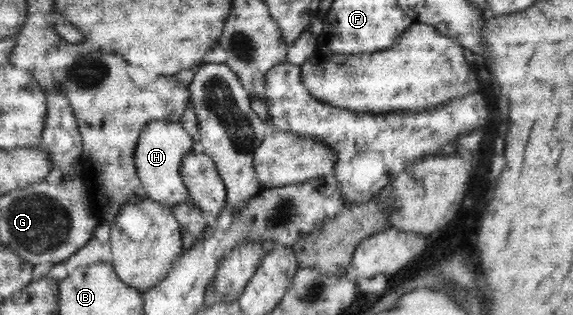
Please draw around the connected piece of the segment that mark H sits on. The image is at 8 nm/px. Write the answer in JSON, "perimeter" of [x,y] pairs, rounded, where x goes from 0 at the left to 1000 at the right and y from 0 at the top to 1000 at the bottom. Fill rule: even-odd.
{"perimeter":[[[274,378],[260,384],[250,403],[234,508],[239,556],[260,632],[297,657],[330,638],[330,610],[314,543],[319,505],[337,483],[337,448],[323,400],[316,400],[307,381]]]}

